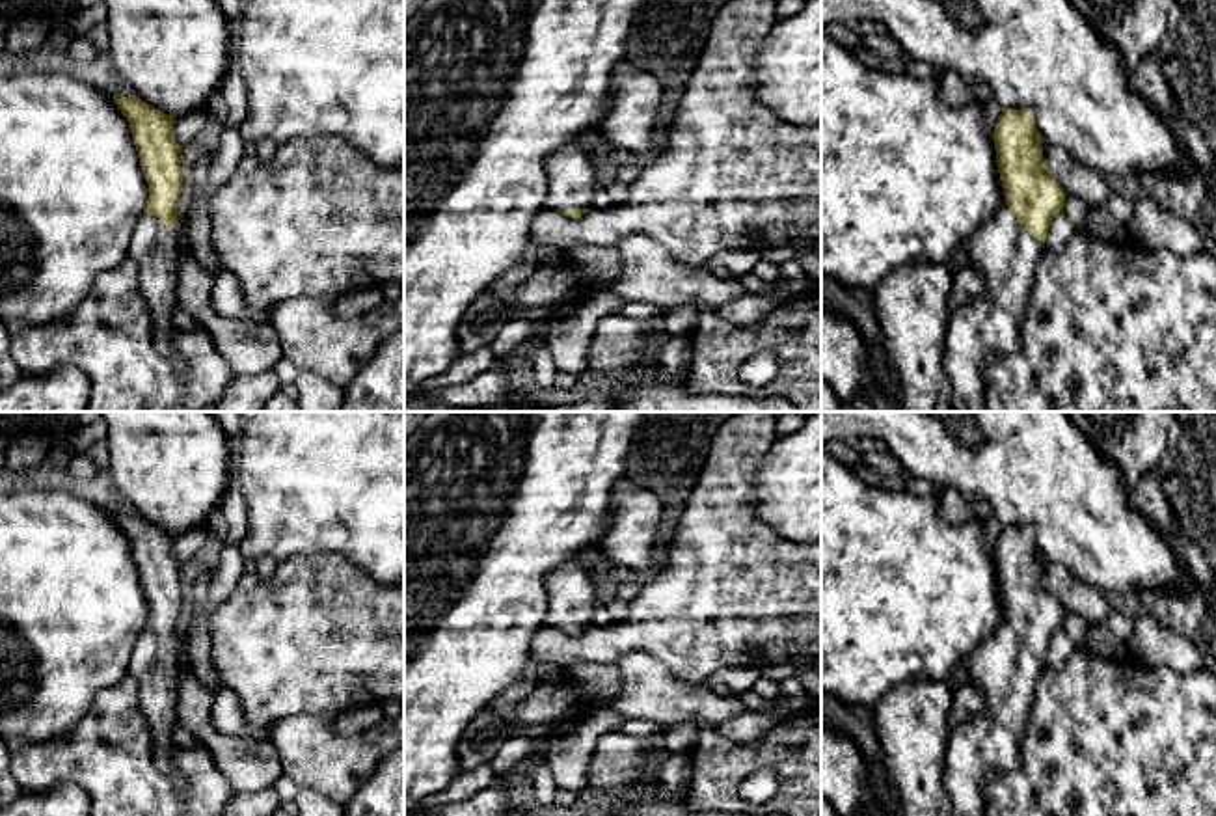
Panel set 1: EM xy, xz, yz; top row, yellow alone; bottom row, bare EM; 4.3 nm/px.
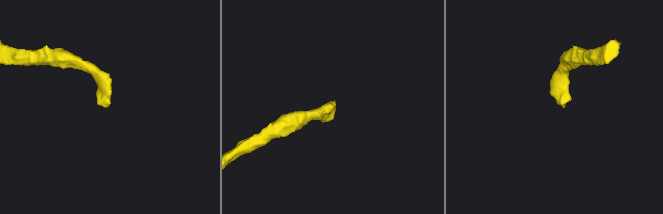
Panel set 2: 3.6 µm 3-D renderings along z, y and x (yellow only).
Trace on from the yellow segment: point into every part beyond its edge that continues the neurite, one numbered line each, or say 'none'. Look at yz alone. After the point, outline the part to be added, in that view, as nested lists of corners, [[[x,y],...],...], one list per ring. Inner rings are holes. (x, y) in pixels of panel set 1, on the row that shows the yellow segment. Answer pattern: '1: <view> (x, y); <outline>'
1: yz (1006, 254); [[[1007,205],[968,238],[965,259],[981,270],[985,291],[950,311],[944,369],[952,382],[953,412],[985,410],[981,367],[993,354],[1017,350],[1020,319],[1043,250],[1045,244],[1019,224]]]

